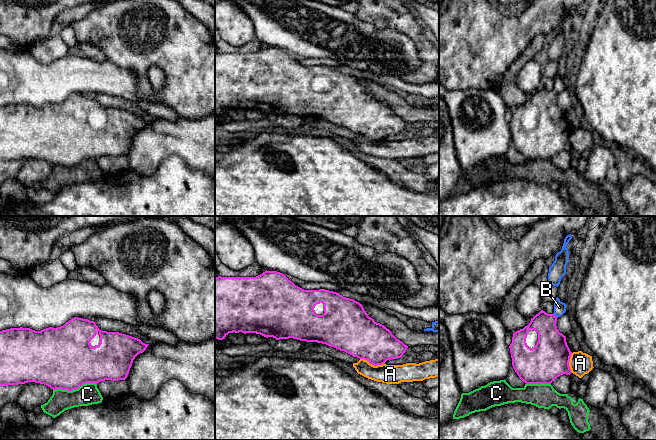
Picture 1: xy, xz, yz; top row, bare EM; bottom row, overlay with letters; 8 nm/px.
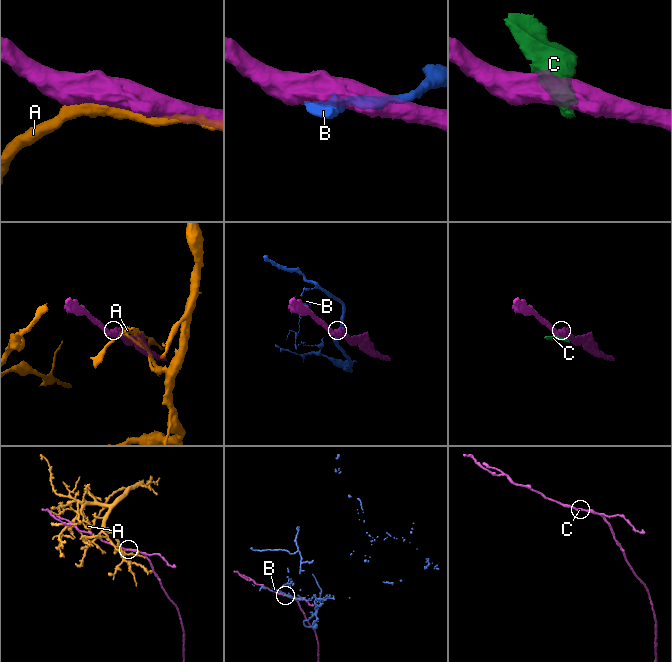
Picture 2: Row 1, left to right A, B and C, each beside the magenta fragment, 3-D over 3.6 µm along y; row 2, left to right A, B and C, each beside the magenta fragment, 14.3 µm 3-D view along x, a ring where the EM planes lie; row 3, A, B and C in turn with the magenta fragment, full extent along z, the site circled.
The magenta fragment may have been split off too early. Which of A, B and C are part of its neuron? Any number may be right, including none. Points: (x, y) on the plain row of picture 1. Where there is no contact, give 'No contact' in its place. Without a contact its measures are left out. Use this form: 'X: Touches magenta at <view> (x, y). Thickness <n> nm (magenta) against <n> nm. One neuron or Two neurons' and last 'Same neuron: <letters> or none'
A: Touches magenta at xz (372, 140). Thickness 340 nm (magenta) against 160 nm. Two neurons
B: Touches magenta at yz (554, 91). Thickness 240 nm (magenta) against 100 nm. Two neurons
C: Touches magenta at xy (74, 165). Thickness 460 nm (magenta) against 170 nm. Two neurons
Same neuron: none

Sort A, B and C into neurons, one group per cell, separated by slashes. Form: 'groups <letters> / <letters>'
groups A / B / C

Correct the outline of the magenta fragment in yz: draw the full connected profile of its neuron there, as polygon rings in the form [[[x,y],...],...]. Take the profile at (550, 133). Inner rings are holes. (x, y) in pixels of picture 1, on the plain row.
[[[541,86],[523,105],[513,109],[510,129],[512,142],[519,154],[526,160],[551,160],[560,151],[570,151],[570,127],[566,112],[556,102],[557,93]]]

